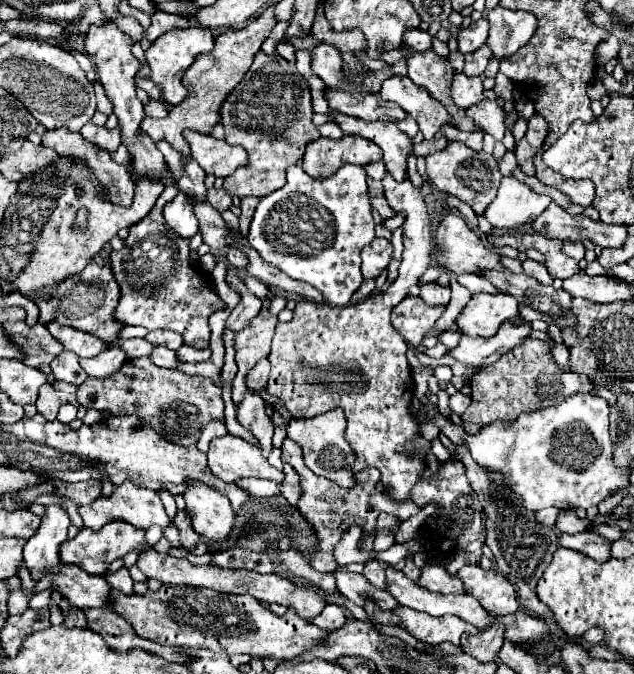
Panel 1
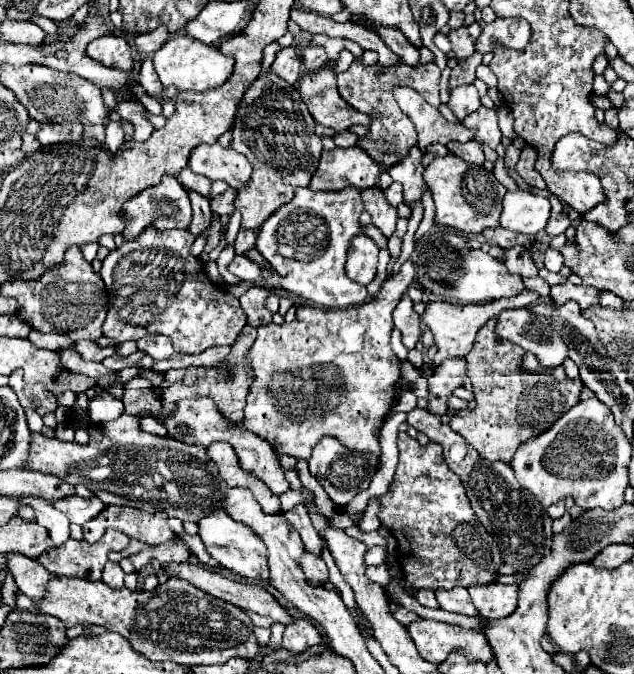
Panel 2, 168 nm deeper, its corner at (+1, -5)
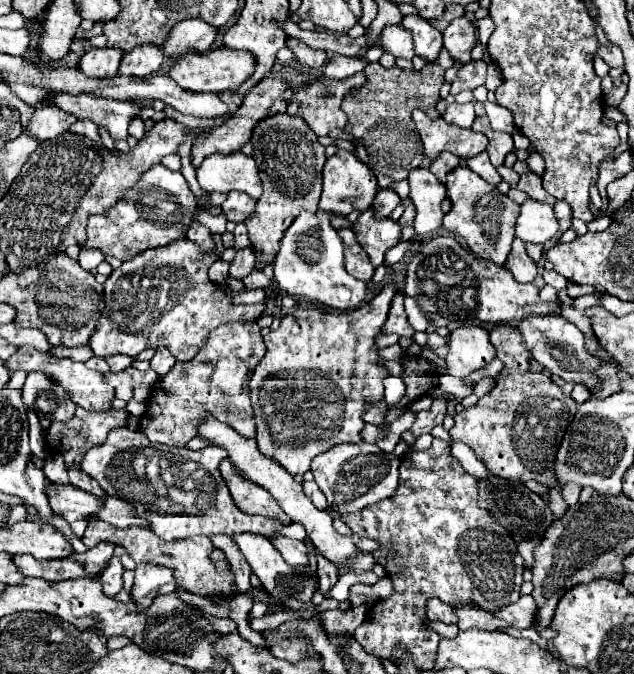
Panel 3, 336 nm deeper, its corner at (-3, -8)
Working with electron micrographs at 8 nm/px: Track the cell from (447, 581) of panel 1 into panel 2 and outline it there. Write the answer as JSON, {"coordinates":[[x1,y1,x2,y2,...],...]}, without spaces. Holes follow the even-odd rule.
{"coordinates":[[454,587,450,591,436,589,436,599,442,609,452,613,464,613,464,615,478,615,468,591,464,587]]}

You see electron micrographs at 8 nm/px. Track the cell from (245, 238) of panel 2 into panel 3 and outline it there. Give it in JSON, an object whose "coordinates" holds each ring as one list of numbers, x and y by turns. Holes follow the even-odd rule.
{"coordinates":[[242,248,236,252,236,258,230,264,230,278,244,280,254,270,254,252,252,248]]}

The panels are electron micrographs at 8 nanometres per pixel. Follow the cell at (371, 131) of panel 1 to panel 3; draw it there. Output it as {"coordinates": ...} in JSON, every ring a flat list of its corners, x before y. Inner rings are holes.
{"coordinates":[[426,168,412,170,408,182,410,182,410,198,416,206,416,220,414,220,416,234,424,236,438,230,444,218,442,202,446,198,446,188]]}

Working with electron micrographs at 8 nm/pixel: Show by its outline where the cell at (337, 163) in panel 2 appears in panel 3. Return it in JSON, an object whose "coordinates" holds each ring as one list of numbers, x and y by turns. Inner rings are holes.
{"coordinates":[[338,150,332,158,326,160,322,174,324,174,324,182,322,182,322,196,318,210,338,216,348,216,352,210,364,212,366,208,370,208,372,198,378,192,378,184,372,170,368,170,368,166,364,166,352,152]]}

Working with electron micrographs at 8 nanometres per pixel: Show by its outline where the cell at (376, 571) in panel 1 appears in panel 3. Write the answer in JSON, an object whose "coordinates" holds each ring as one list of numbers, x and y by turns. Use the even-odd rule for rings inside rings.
{"coordinates":[[430,622,430,628,436,630,442,638,454,638,458,634,458,626,452,624,440,624,440,622]]}

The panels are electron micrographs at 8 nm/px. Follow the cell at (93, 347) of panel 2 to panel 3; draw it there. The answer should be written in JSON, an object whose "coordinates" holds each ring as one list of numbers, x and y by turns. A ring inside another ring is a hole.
{"coordinates":[[108,356,106,362,110,366,110,372,122,372,132,364,132,358,128,358,128,356]]}

